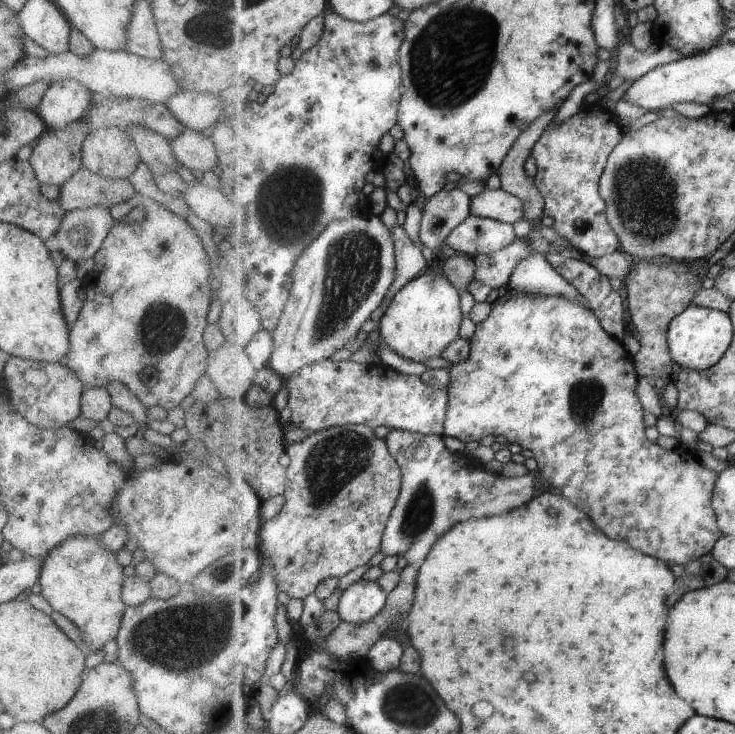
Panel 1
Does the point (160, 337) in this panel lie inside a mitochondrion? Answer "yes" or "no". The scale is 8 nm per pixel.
yes

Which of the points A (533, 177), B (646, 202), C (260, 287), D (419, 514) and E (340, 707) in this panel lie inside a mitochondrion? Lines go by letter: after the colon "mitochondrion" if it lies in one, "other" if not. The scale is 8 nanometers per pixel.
A: other
B: mitochondrion
C: other
D: mitochondrion
E: other

